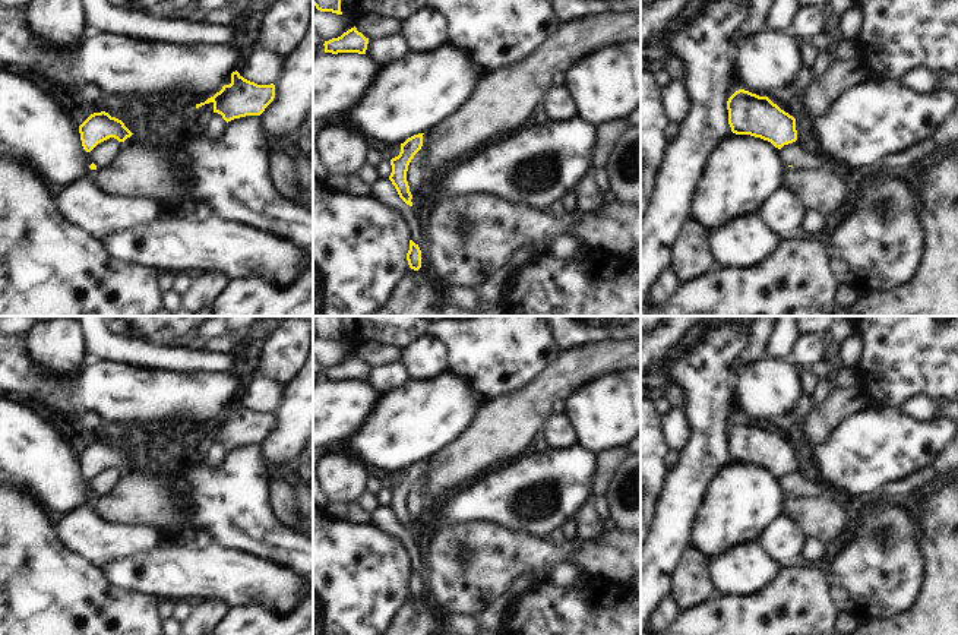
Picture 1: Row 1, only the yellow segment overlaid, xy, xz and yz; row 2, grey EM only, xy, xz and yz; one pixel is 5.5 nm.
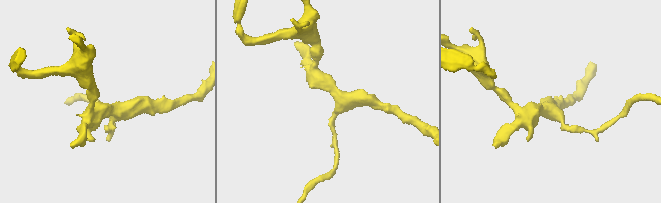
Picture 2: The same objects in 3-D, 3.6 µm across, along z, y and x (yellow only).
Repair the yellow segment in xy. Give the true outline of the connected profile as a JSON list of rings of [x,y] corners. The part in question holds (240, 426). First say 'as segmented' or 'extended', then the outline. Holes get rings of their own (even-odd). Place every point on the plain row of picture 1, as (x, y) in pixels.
as segmented | [[[237,398],[231,401],[231,411],[224,413],[219,420],[196,436],[212,430],[214,440],[222,443],[228,451],[246,443],[260,443],[275,426],[275,413],[257,413],[244,407]]]

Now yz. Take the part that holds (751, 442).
as segmented | [[[739,417],[728,426],[727,437],[736,462],[761,465],[778,477],[797,468],[796,446],[768,424]]]

